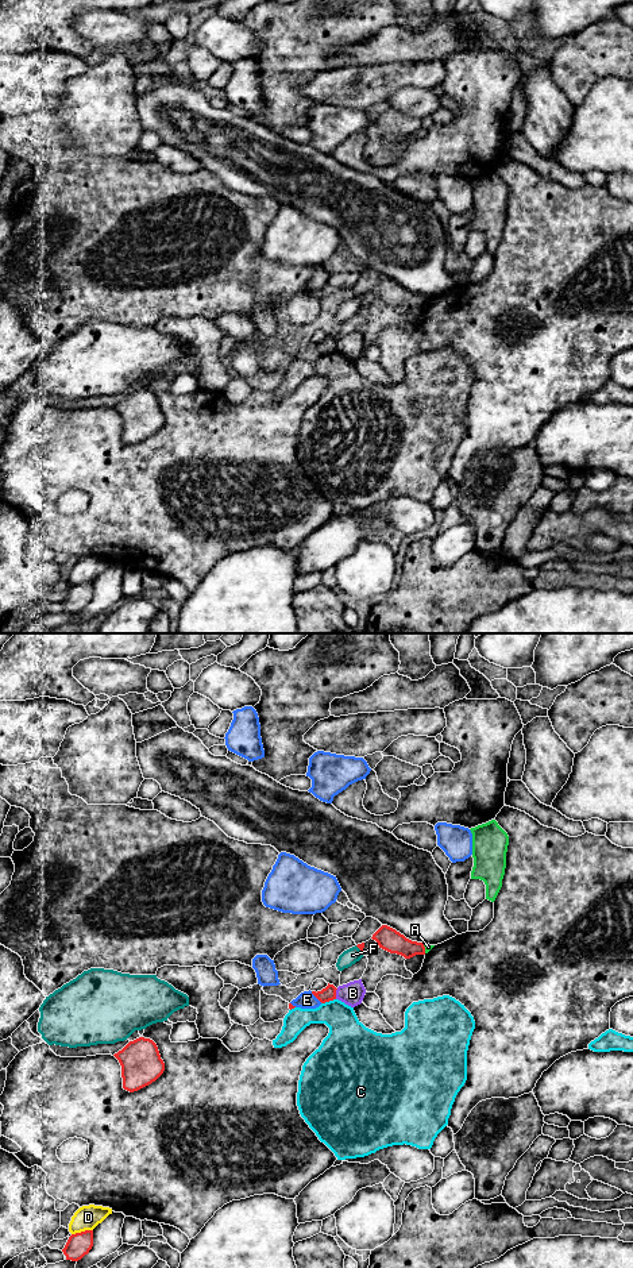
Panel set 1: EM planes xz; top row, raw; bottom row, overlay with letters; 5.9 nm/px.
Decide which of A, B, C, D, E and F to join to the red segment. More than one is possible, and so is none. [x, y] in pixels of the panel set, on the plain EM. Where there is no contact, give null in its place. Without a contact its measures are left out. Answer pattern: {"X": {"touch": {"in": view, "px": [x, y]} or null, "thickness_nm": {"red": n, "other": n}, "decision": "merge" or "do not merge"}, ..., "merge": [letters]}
{"A": {"touch": {"in": "xz", "px": [424, 300]}, "thickness_nm": {"red": 140, "other": 40}, "decision": "do not merge"}, "B": {"touch": {"in": "xz", "px": [335, 346]}, "thickness_nm": {"red": 90, "other": 140}, "decision": "do not merge"}, "C": {"touch": {"in": "xz", "px": [328, 353]}, "thickness_nm": {"red": 90, "other": 240}, "decision": "do not merge"}, "D": {"touch": {"in": "xz", "px": [81, 584]}, "thickness_nm": {"red": 140, "other": 140}, "decision": "do not merge"}, "E": {"touch": {"in": "xz", "px": [316, 349]}, "thickness_nm": {"red": 90, "other": 100}, "decision": "do not merge"}, "F": {"touch": {"in": "xz", "px": [359, 300]}, "thickness_nm": {"red": 40, "other": 90}, "decision": "do not merge"}, "merge": []}

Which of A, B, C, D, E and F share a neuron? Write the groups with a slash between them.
A / B / C / D / E / F

